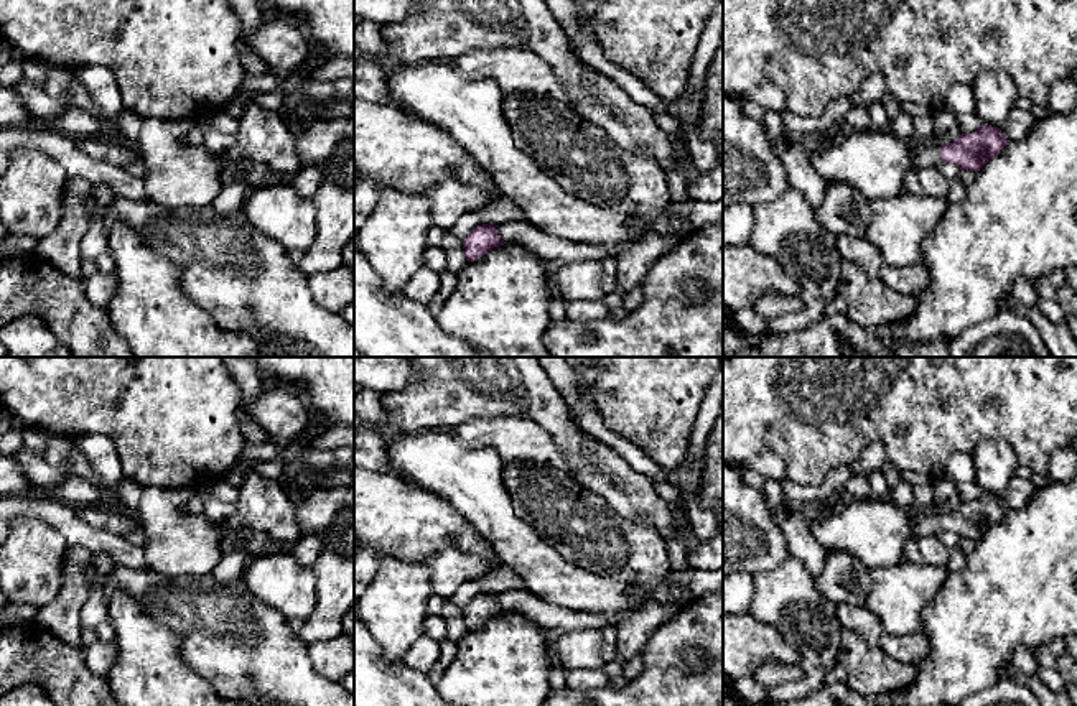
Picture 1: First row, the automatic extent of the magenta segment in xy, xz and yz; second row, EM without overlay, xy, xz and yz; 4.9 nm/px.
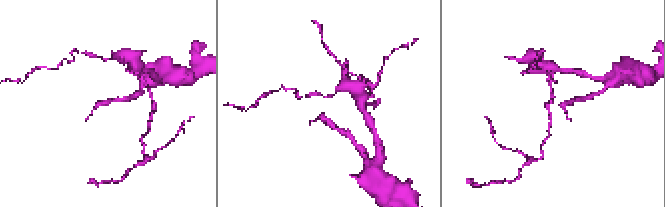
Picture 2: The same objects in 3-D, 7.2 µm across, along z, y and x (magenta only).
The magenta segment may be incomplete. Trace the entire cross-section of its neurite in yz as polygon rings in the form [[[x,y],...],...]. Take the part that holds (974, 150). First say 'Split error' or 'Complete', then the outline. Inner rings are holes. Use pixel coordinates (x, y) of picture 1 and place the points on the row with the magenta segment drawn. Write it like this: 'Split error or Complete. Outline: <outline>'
Split error. Outline: [[[985,123],[972,133],[962,133],[947,145],[912,140],[912,161],[917,170],[937,168],[942,163],[955,163],[960,170],[978,173],[990,160],[1008,145],[998,127]]]

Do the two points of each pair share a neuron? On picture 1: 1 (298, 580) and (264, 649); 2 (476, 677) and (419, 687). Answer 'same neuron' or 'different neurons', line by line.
1: different neurons
2: different neurons

